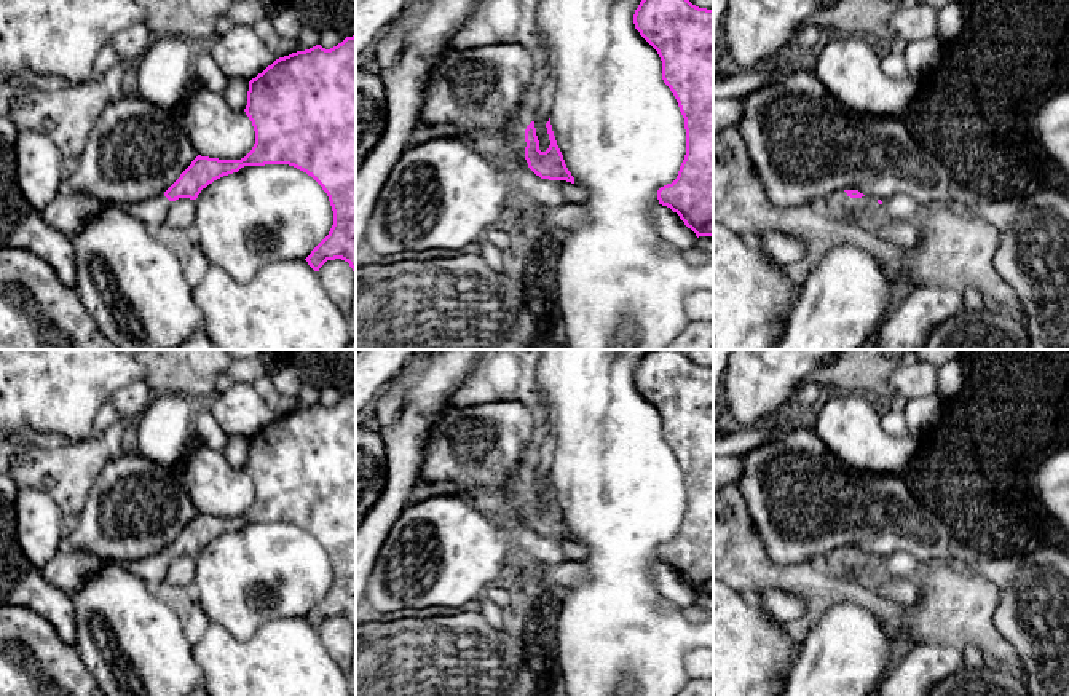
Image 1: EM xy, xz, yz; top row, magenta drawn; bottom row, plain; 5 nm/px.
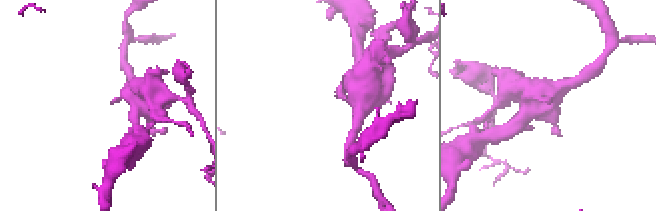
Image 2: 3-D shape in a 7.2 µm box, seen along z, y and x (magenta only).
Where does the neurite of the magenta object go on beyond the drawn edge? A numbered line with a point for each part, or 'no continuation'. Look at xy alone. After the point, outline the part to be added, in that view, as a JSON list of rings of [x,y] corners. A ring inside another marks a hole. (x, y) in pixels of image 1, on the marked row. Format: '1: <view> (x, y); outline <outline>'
1: xy (153, 211); outline [[[164,193],[140,203],[124,204],[128,212],[140,219],[150,231],[164,223],[169,206],[171,201],[164,196]]]

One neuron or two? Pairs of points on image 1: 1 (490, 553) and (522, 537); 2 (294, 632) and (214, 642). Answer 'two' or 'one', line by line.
1: one
2: one

